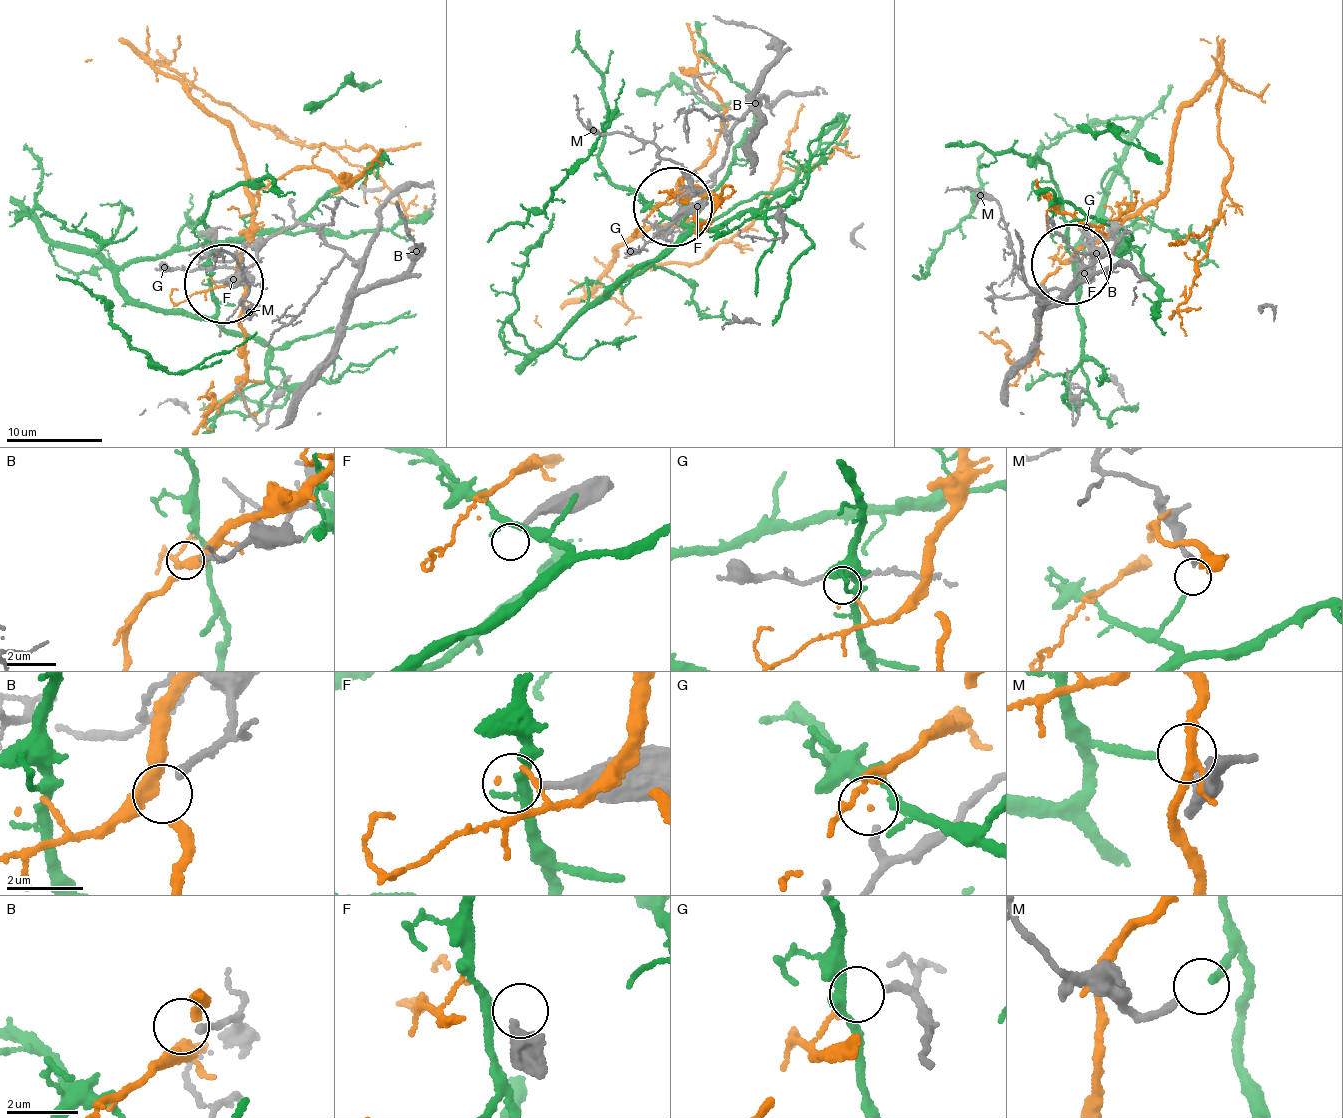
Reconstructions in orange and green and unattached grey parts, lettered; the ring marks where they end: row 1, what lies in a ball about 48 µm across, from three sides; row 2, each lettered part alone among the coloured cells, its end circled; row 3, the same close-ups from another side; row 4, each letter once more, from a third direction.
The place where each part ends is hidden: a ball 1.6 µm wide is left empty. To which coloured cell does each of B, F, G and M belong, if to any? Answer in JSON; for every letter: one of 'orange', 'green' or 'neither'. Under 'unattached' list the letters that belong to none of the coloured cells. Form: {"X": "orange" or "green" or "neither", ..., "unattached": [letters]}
{"B": "neither", "F": "neither", "G": "neither", "M": "green", "unattached": ["B", "F", "G"]}

